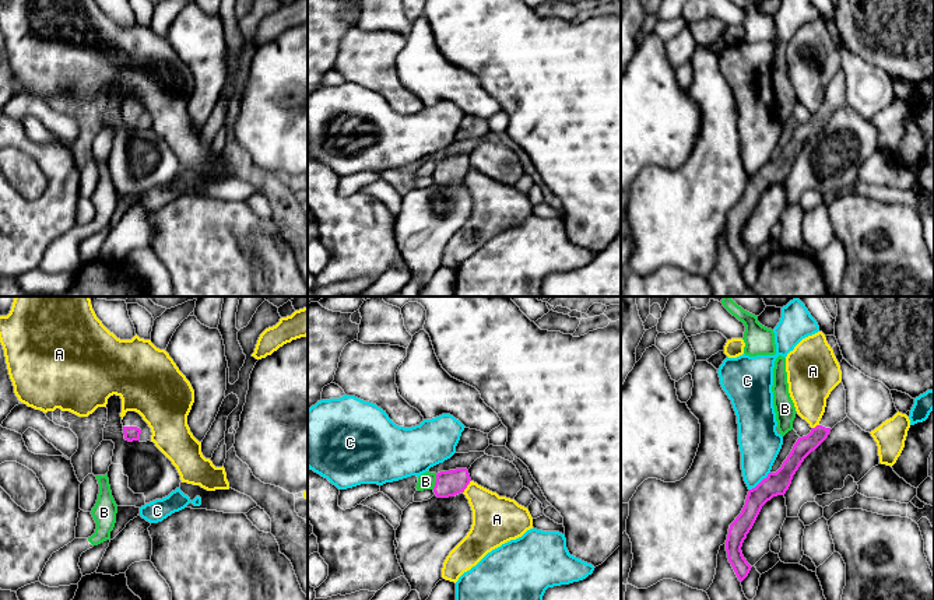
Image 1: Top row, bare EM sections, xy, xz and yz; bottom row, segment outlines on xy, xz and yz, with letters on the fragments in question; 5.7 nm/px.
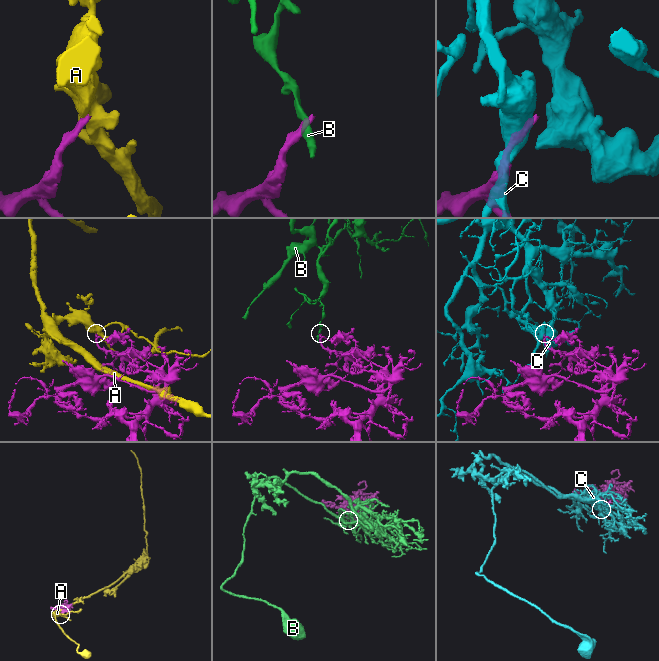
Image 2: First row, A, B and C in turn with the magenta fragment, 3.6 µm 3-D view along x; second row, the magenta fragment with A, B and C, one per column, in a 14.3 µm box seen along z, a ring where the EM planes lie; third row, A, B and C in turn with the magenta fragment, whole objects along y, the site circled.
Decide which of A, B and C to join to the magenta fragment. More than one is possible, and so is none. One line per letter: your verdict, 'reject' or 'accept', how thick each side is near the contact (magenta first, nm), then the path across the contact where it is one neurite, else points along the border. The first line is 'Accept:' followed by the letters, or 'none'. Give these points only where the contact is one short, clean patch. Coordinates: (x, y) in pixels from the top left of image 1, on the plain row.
Accept: none
A: reject | 150/280 nm
B: reject | 150/100 nm | along xz (436, 161), (432, 175)
C: reject | 130/240 nm | along yz (769, 158), (750, 176)

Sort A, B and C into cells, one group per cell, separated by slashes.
A / B / C

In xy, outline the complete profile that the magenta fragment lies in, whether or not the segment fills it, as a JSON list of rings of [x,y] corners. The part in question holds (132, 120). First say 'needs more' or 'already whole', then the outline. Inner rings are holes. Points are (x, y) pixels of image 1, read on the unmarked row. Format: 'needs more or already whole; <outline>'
needs more; [[[127,98],[122,106],[124,126],[129,129],[140,127],[147,129],[151,127],[151,115],[143,106],[143,103],[136,98]]]

